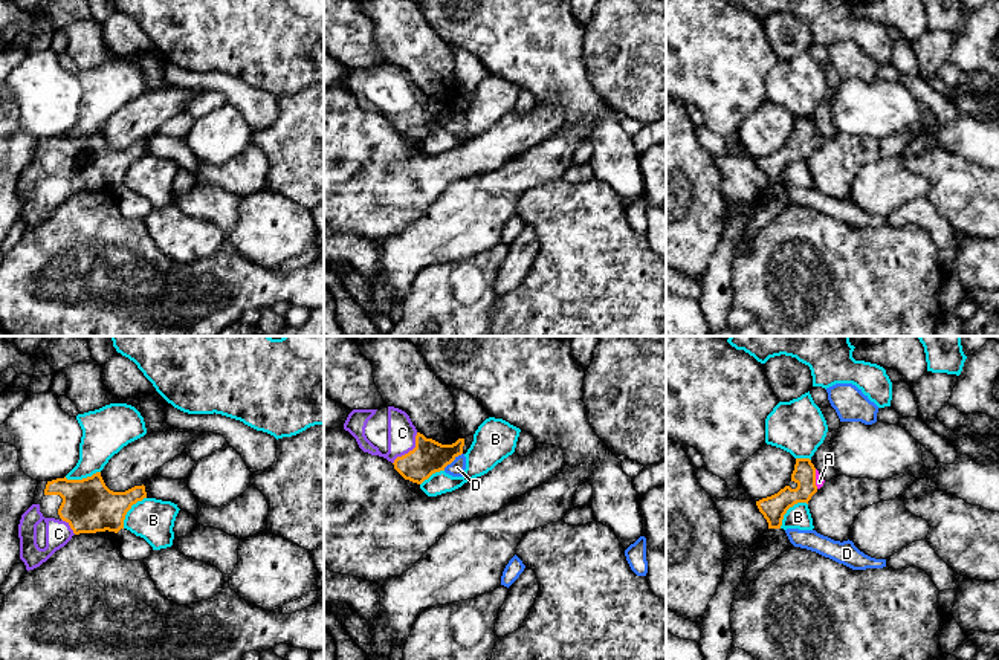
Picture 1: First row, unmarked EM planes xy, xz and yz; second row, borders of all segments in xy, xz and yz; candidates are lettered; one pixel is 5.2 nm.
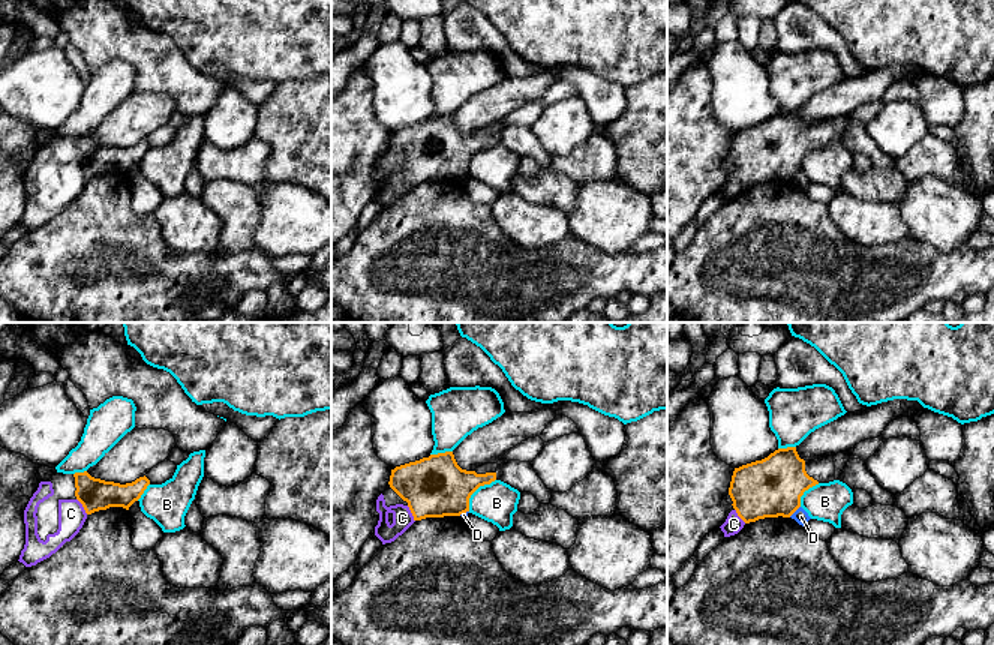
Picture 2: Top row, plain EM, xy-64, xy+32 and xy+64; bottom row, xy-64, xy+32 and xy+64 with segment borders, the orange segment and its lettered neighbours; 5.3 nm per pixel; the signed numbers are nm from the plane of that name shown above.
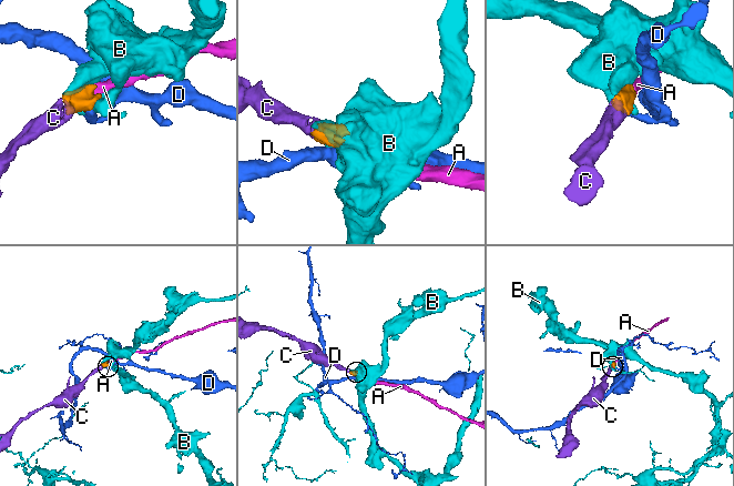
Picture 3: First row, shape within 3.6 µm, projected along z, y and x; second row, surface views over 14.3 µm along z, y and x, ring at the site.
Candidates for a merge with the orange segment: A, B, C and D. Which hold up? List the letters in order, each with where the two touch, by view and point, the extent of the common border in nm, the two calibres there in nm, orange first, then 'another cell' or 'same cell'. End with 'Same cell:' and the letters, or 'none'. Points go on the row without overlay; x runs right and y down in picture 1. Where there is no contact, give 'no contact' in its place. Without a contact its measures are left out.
A: meets orange in yz at (814, 136); contact 110 nm long; 120 nm thick on the orange side, 50 nm on the other; same cell
B: meets orange in yz at (788, 165); contact 200 nm long; 130 nm thick on the orange side, 130 nm on the other; another cell
C: meets orange in xz at (410, 109); contact 220 nm long; 180 nm thick on the orange side, 150 nm on the other; same cell
D: meets orange in xz at (452, 118); contact 140 nm long; 180 nm thick on the orange side, 80 nm on the other; another cell
Same cell: A, C

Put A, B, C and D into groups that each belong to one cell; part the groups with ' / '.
A C / B / D

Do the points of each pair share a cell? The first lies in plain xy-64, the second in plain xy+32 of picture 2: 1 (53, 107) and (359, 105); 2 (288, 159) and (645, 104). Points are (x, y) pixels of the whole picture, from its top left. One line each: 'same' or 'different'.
1: different
2: same

